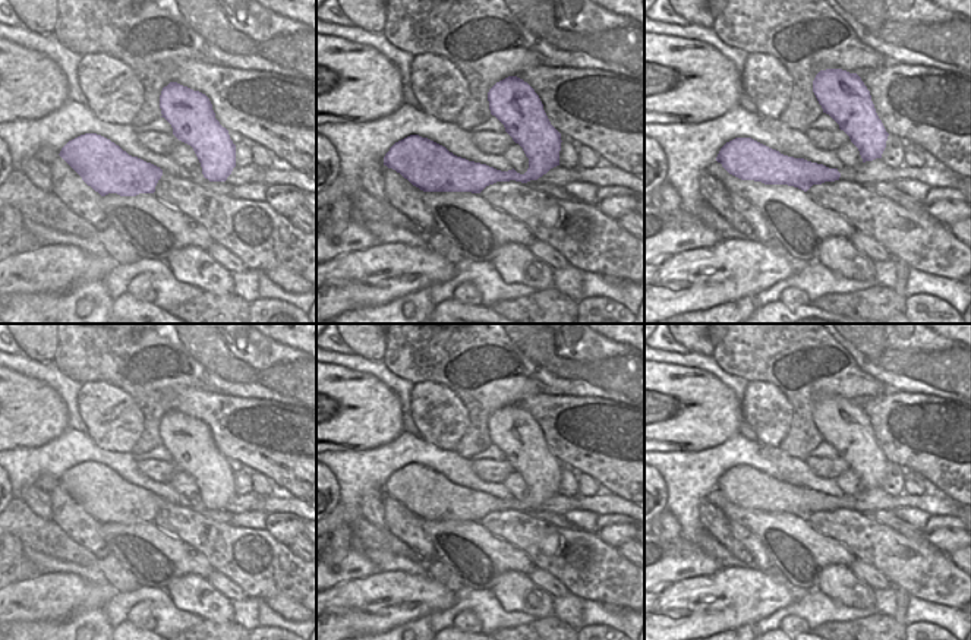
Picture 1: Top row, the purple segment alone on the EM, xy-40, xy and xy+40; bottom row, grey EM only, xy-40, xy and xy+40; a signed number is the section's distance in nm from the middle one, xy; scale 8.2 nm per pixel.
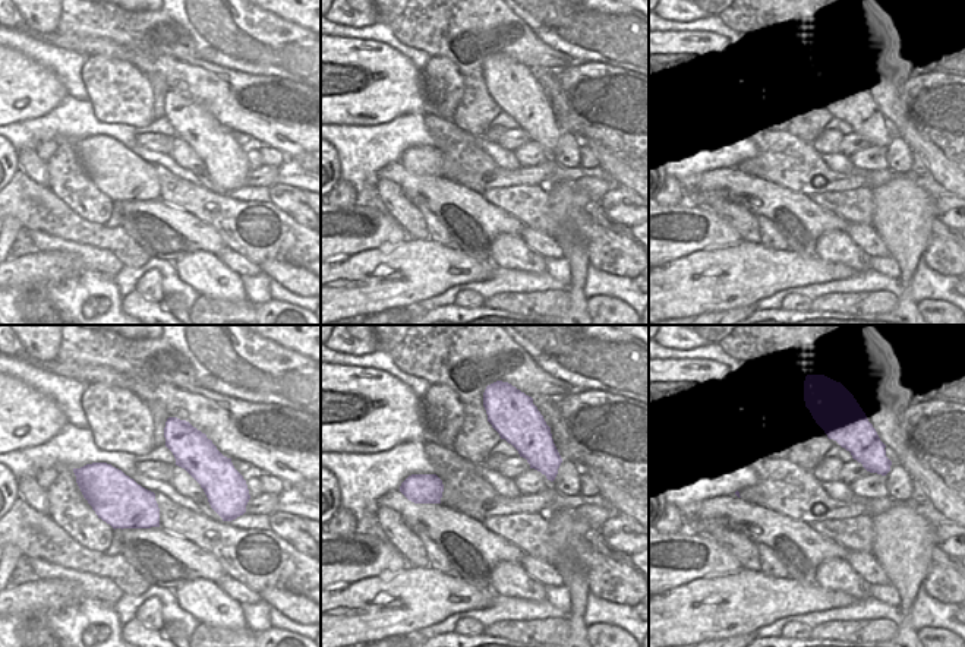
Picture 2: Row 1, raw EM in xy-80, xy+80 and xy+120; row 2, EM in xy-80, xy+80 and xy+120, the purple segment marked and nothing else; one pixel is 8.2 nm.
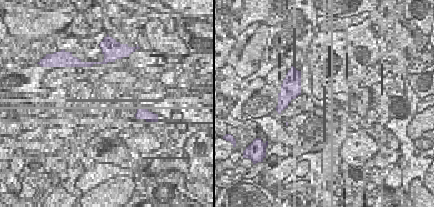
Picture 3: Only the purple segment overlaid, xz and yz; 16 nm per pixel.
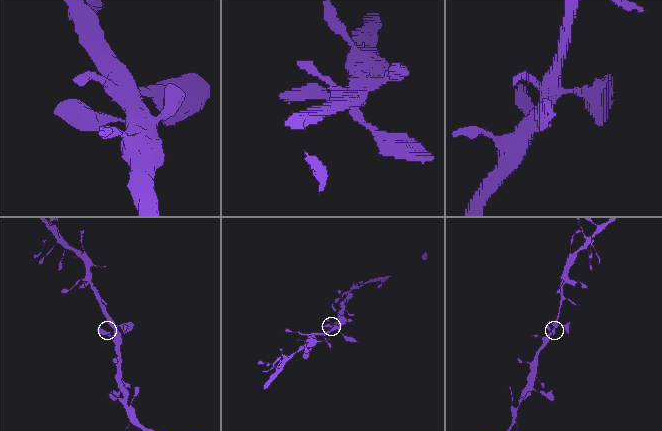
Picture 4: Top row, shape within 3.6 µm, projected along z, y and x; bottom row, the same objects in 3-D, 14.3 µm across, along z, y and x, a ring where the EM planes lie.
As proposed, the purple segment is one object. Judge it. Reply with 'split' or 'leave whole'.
leave whole

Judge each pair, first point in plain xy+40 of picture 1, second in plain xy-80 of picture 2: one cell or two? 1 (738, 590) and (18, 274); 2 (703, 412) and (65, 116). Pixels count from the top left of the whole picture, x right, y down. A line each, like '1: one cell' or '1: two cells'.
1: one cell
2: two cells

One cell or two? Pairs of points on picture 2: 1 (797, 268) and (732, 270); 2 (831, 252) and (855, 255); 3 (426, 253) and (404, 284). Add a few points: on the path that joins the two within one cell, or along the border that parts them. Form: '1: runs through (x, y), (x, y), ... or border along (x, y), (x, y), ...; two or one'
1: runs through (781, 270), (749, 270); one
2: runs through (836, 252), (850, 253); one
3: runs through (425, 261), (409, 277); one

